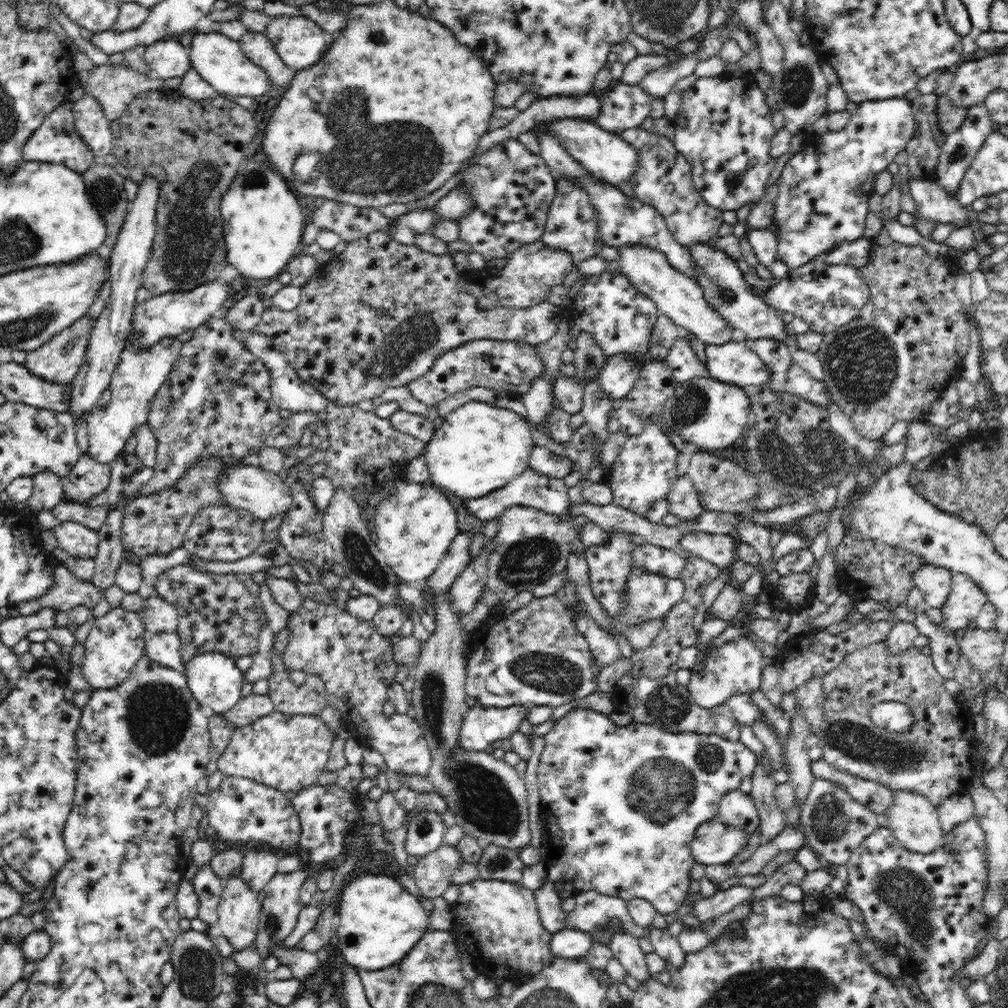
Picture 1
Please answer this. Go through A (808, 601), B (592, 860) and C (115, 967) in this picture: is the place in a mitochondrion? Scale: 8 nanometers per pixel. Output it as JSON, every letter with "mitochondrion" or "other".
{"A":"other","B":"other","C":"other"}

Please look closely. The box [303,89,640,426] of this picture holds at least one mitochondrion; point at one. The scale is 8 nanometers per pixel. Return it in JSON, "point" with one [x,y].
{"point":[416,335]}

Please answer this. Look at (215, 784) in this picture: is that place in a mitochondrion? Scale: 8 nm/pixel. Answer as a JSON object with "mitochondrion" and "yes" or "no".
{"mitochondrion":"no"}

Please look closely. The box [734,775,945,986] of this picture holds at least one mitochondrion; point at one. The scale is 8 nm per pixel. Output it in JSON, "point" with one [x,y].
{"point":[903,893]}

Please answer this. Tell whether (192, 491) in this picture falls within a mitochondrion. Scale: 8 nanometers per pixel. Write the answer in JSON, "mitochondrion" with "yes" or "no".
{"mitochondrion":"yes"}

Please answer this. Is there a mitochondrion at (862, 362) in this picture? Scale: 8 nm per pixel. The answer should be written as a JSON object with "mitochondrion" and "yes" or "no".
{"mitochondrion":"yes"}

